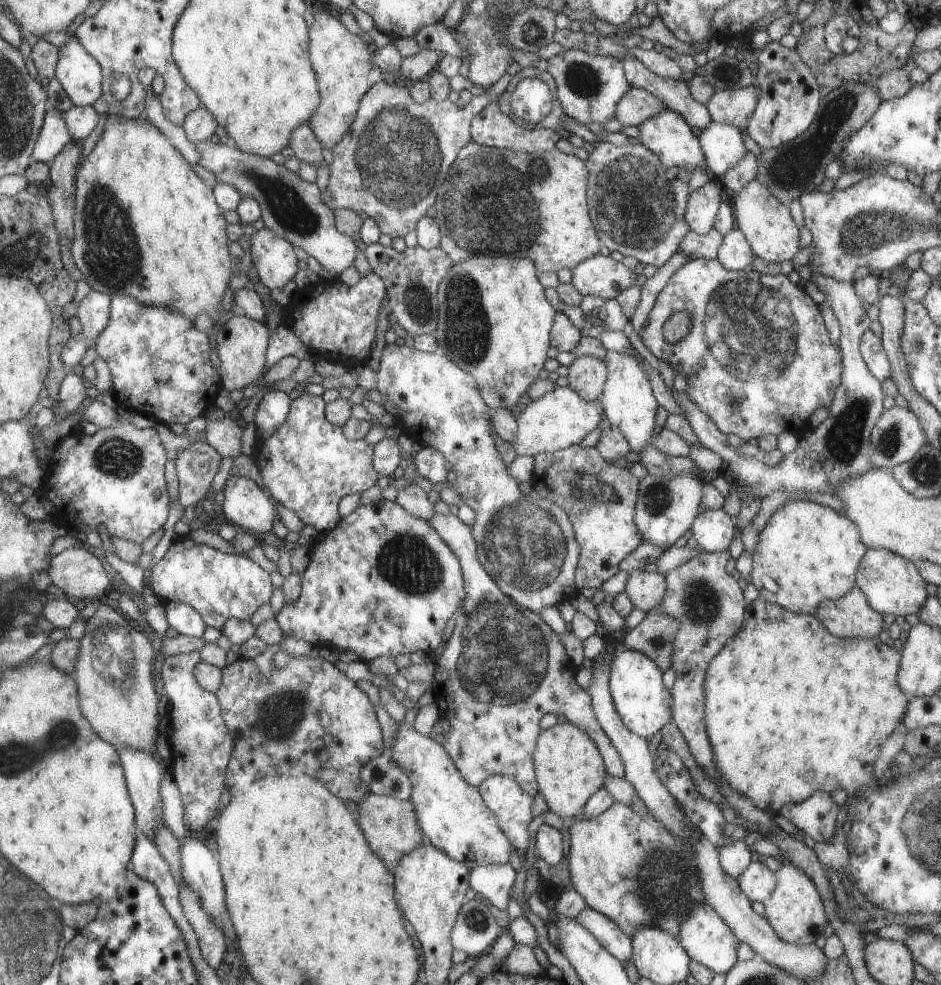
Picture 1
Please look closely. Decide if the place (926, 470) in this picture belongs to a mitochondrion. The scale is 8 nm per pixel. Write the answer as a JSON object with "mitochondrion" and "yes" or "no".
{"mitochondrion":"yes"}

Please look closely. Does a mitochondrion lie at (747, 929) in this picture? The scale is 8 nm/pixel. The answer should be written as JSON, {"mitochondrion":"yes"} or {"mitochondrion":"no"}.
{"mitochondrion":"no"}

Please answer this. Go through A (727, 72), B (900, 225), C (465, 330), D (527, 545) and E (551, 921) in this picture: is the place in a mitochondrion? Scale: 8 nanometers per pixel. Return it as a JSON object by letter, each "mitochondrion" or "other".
{"A":"mitochondrion","B":"mitochondrion","C":"mitochondrion","D":"mitochondrion","E":"other"}

